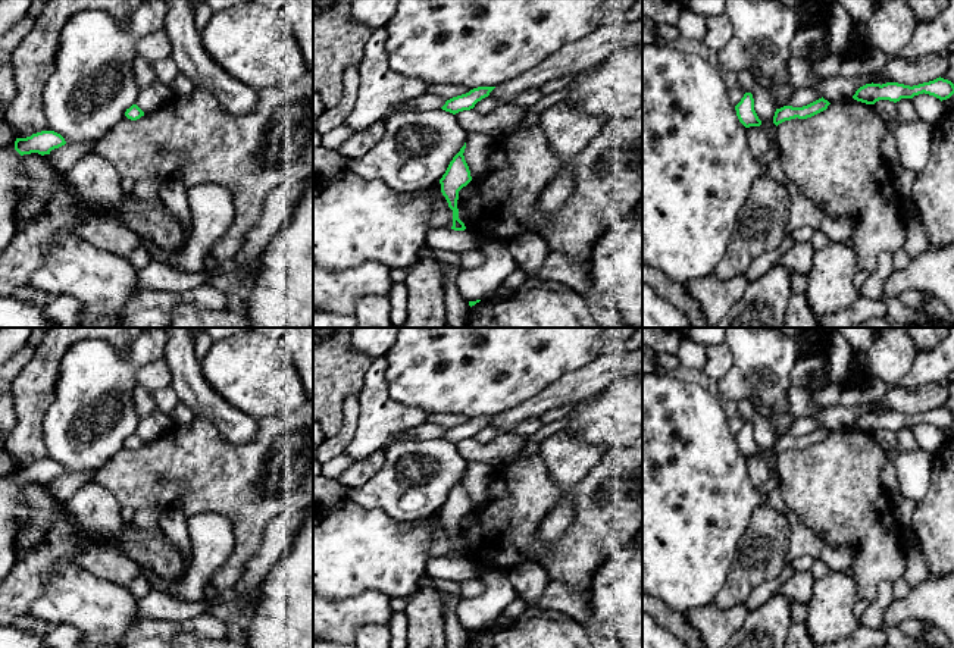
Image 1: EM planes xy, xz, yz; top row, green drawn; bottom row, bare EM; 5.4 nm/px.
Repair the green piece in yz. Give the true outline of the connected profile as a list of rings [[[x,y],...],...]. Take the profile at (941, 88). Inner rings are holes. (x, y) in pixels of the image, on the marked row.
[[[936,78],[929,82],[923,82],[919,85],[904,85],[898,82],[886,82],[886,84],[866,84],[860,87],[853,96],[854,100],[875,104],[879,100],[900,101],[901,98],[913,98],[919,94],[929,94],[936,98],[947,100],[954,94],[954,84],[944,78]]]

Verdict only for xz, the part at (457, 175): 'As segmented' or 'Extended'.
As segmented

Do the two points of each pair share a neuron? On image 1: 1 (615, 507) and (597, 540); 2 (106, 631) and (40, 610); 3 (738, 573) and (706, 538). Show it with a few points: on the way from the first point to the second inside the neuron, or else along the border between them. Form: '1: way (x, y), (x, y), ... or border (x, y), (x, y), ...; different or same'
1: way (607, 515), (597, 532); same
2: way (90, 614), (85, 610), (56, 610); same
3: border (743, 534), (737, 542), (726, 581), (715, 597); different

